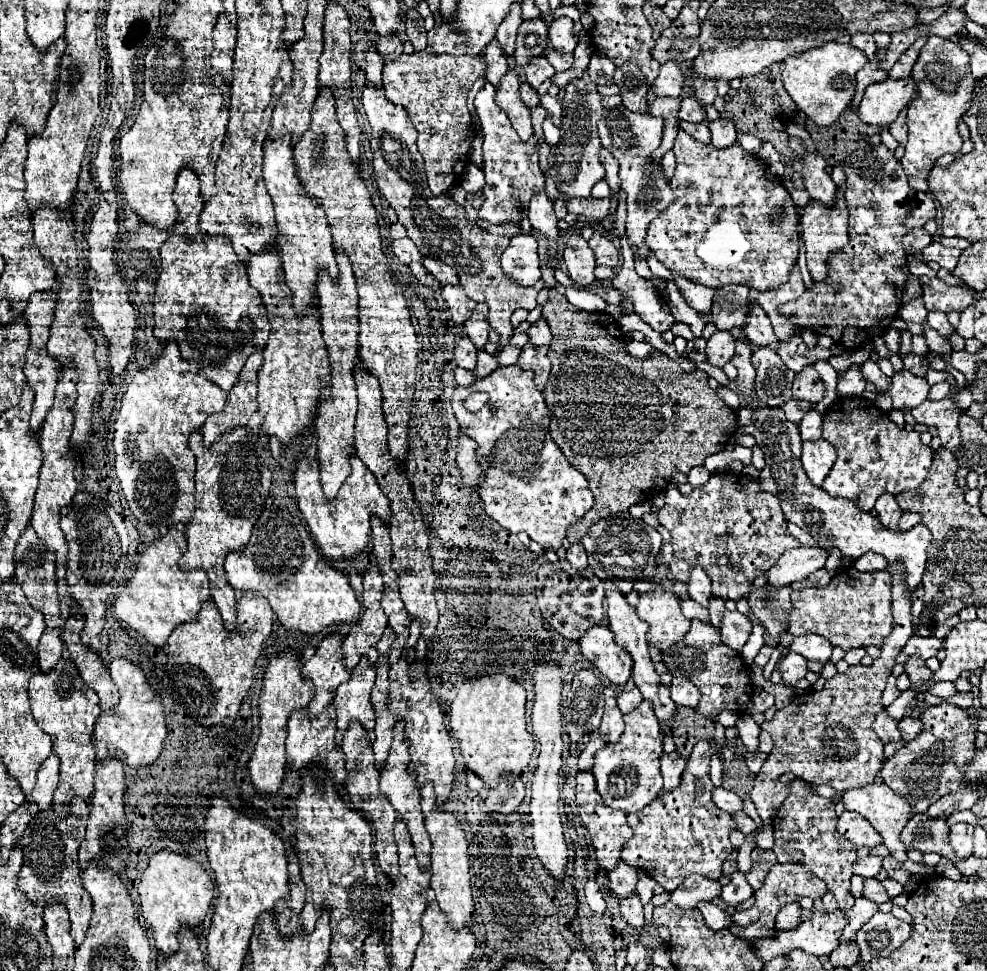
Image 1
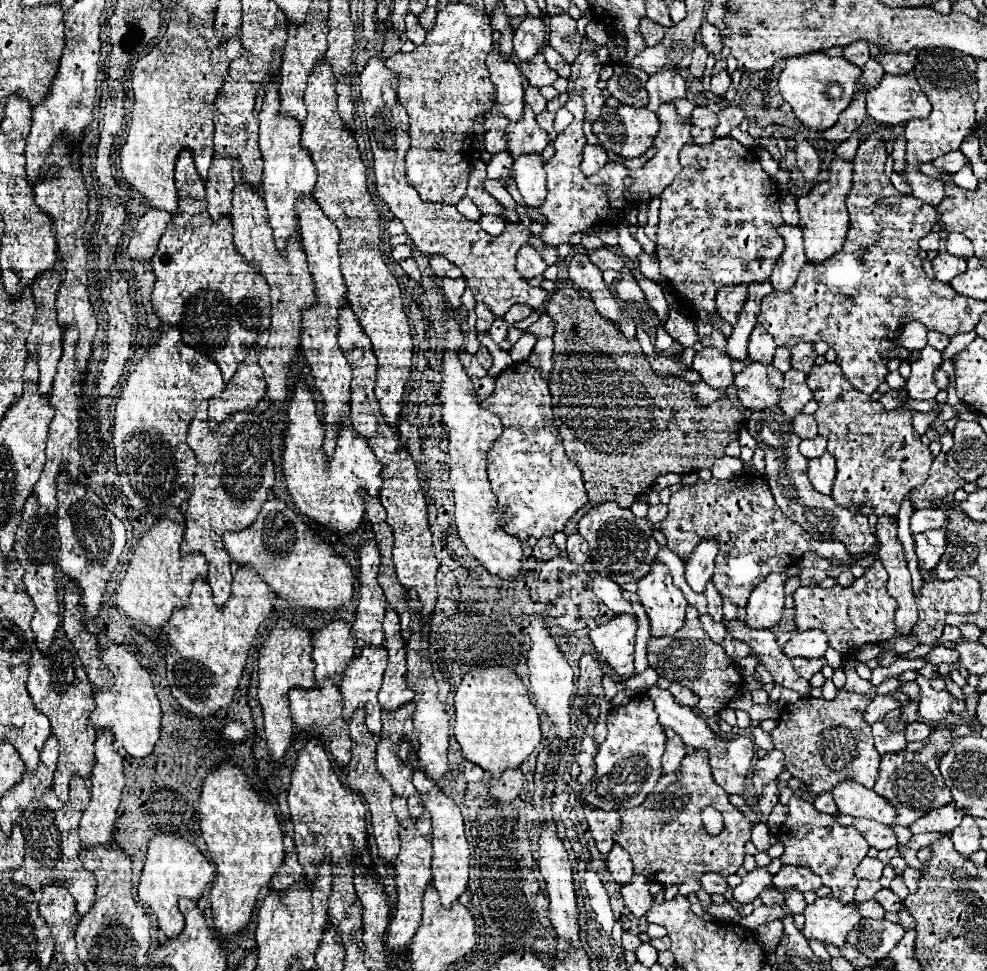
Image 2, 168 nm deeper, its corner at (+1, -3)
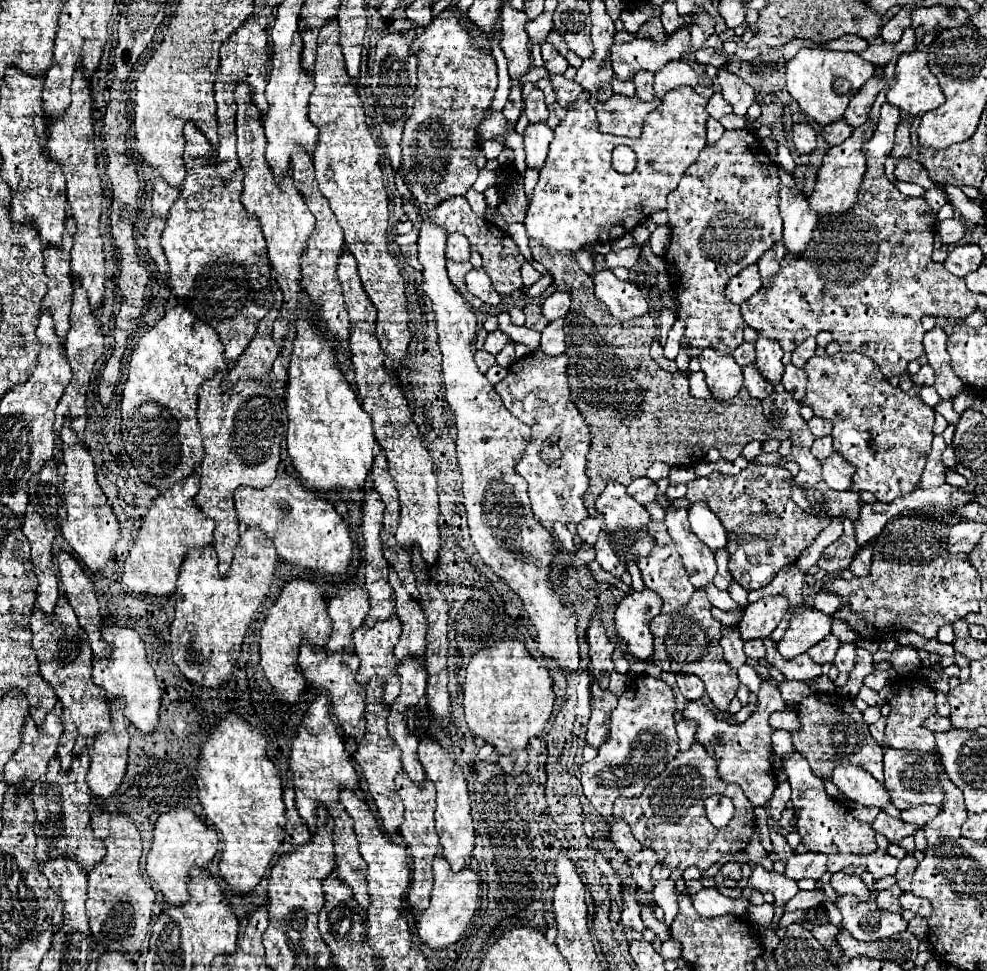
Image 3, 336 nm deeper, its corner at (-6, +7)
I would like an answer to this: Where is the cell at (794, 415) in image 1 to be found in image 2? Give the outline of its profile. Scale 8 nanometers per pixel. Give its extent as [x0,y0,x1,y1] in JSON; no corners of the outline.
[793,415,817,439]

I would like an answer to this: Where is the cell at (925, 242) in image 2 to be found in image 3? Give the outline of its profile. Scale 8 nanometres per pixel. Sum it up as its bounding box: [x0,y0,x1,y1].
[936,219,968,245]

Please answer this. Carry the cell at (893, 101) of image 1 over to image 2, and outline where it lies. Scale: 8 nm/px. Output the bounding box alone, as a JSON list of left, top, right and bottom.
[867,73,931,125]

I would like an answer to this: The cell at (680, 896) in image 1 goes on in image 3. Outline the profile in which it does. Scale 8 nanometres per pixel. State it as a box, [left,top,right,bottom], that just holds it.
[720,863,742,881]

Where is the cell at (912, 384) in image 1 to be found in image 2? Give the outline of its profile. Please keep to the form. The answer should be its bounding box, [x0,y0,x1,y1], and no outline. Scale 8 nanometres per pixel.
[907,347,941,399]

